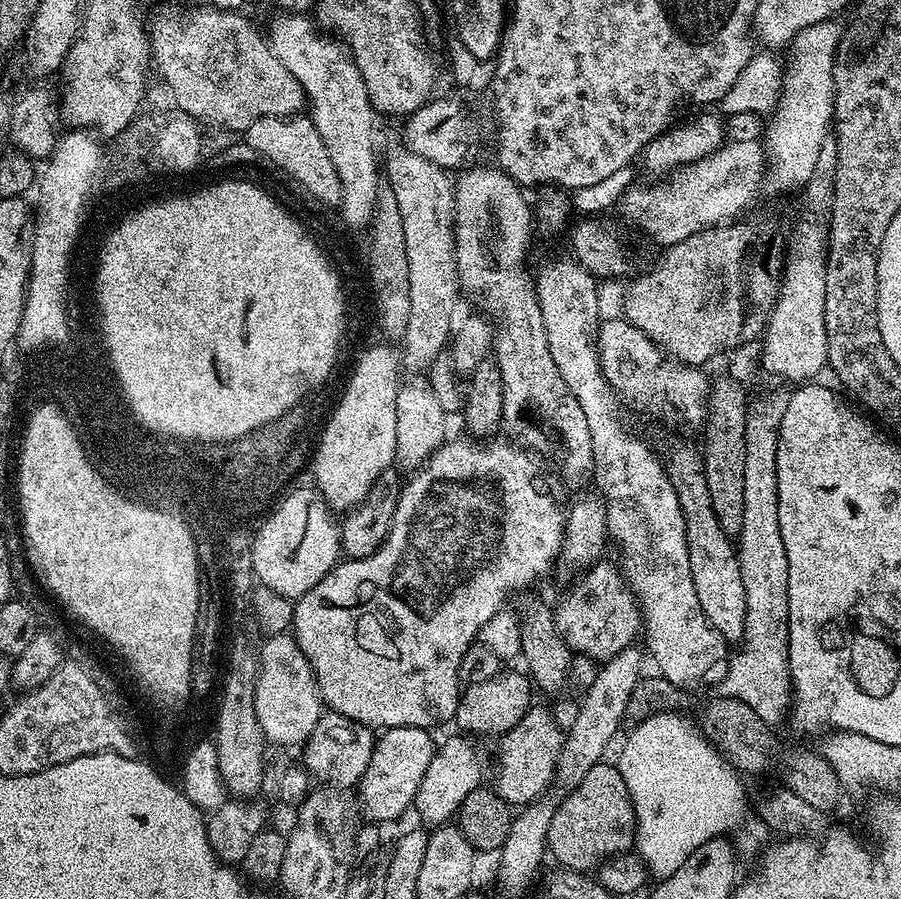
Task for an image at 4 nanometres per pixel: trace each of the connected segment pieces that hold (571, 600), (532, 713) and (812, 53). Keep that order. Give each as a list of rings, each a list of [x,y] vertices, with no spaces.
[[[597,561],[586,582],[576,582],[572,588],[554,612],[556,627],[566,632],[567,641],[572,640],[574,646],[596,656],[612,655],[622,644],[633,644],[637,639],[634,634],[636,612],[614,570]]]
[[[529,707],[527,714],[512,728],[508,740],[500,748],[500,772],[504,780],[516,791],[520,806],[539,801],[544,791],[553,787],[560,748],[564,744],[565,733],[556,725],[557,717],[547,707]]]
[[[833,19],[824,20],[822,23],[815,23],[812,26],[808,26],[804,28],[804,30],[800,31],[798,35],[792,40],[789,45],[788,51],[788,62],[785,61],[784,64],[784,77],[781,79],[781,93],[780,99],[777,101],[777,107],[773,111],[772,117],[772,127],[770,127],[766,132],[766,138],[764,137],[764,149],[767,154],[768,160],[768,183],[770,182],[776,194],[788,194],[790,190],[794,190],[796,188],[800,188],[806,185],[812,178],[812,176],[817,175],[817,164],[818,164],[818,156],[820,156],[820,150],[826,145],[828,138],[826,138],[827,134],[829,137],[831,126],[834,122],[835,117],[835,88],[833,86],[833,64],[836,61],[836,50],[840,45],[840,39],[843,36],[843,31],[841,25],[836,24],[837,21]]]

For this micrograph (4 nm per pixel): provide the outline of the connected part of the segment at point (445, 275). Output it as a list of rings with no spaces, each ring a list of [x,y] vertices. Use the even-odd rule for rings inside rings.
[[[399,146],[388,157],[383,157],[382,172],[387,187],[391,188],[398,202],[398,214],[402,214],[402,234],[406,238],[406,262],[410,262],[410,322],[402,347],[408,351],[406,364],[412,368],[427,369],[441,355],[442,344],[447,345],[454,328],[452,311],[456,308],[456,292],[461,291],[456,275],[456,233],[454,231],[454,184],[449,173],[431,160],[414,154],[411,148]]]

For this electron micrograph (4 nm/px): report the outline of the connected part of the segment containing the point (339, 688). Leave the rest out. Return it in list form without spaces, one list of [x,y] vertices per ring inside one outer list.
[[[492,438],[487,443],[473,442],[471,439],[460,442],[449,439],[441,444],[428,459],[428,463],[413,475],[416,477],[408,485],[405,483],[401,487],[399,495],[404,498],[402,510],[393,514],[392,528],[380,548],[368,557],[348,558],[337,563],[336,567],[330,570],[330,574],[326,574],[326,578],[318,582],[318,586],[314,586],[306,595],[295,601],[291,631],[302,654],[306,654],[310,662],[312,673],[316,675],[321,701],[331,711],[373,730],[398,726],[432,730],[435,729],[440,716],[455,717],[456,706],[460,704],[462,695],[458,662],[462,662],[462,654],[466,654],[466,650],[472,644],[470,633],[476,632],[476,624],[492,616],[492,608],[500,604],[500,596],[503,592],[508,592],[511,584],[524,584],[525,578],[531,578],[534,574],[547,577],[549,572],[553,571],[564,542],[566,514],[562,510],[550,507],[549,500],[537,493],[538,465],[536,466],[536,460],[531,456],[533,453],[519,443],[500,439]]]

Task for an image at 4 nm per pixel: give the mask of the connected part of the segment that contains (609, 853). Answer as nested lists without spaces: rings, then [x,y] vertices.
[[[601,762],[555,807],[547,832],[549,853],[569,871],[593,871],[605,858],[627,853],[635,845],[636,815],[617,765]]]

